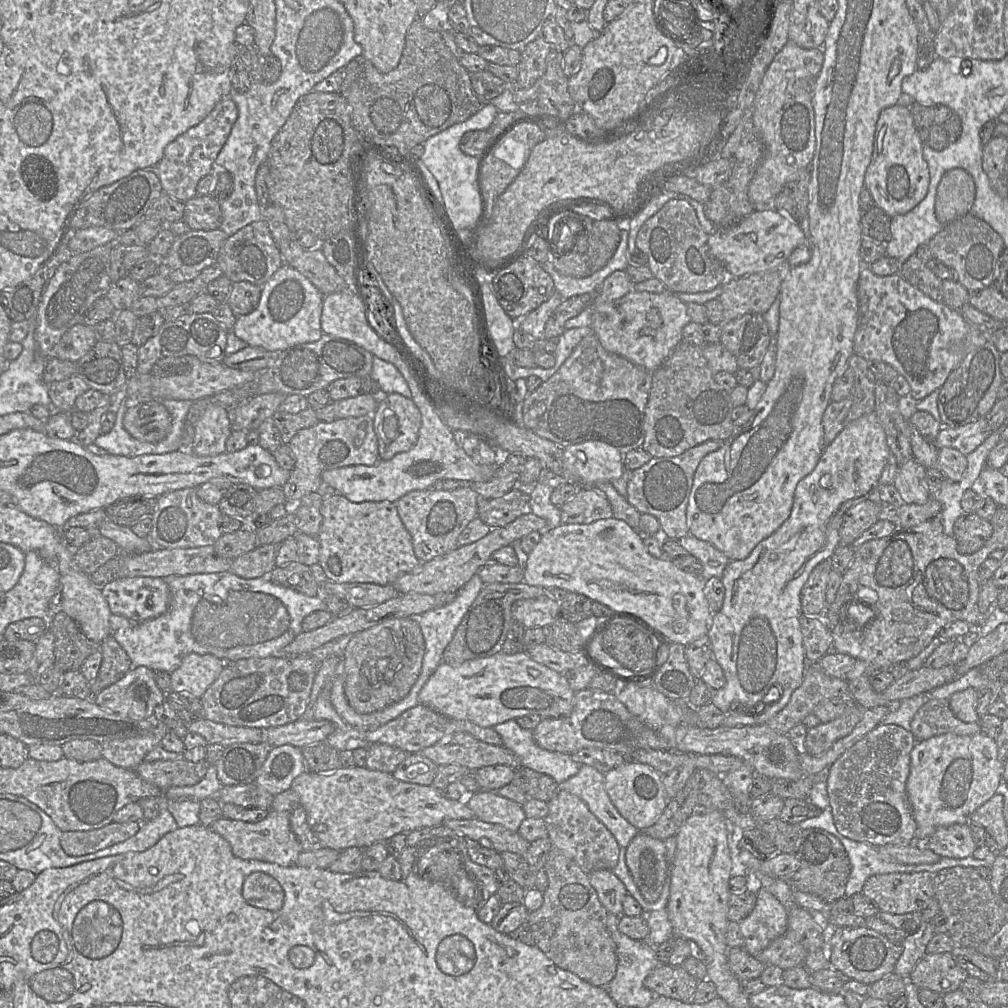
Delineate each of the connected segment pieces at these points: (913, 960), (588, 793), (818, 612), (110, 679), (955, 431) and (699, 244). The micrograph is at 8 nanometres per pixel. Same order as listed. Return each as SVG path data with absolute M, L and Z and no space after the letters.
M922 921L919 929L902 942L903 953L894 973L908 979L917 963L927 954L926 948L935 935L931 922Z
M582 764L578 773L558 784L559 790L576 795L590 812L612 833L620 847L627 848L639 830L630 824L611 802L604 788L604 775Z
M828 560L820 562L810 573L801 590L802 614L808 616L821 616L828 604L825 600L825 591L831 571Z
M112 635L103 639L99 644L99 651L102 661L96 679L89 685L90 699L120 680L130 670L131 665L129 656Z
M985 417L957 428L942 426L933 444L937 449L953 448L965 456L977 449L991 434Z
M672 199L650 217L640 228L636 237L636 247L648 256L648 267L655 278L659 279L673 293L698 293L711 291L722 286L727 279L727 270L711 254L708 246L709 234L701 227L694 208L686 200Z

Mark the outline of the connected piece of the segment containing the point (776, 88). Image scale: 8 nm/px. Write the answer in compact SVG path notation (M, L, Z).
M788 41L764 73L752 105L753 123L764 145L763 159L748 188L754 210L774 208L772 201L784 185L812 163L816 146L812 97L823 60L822 48L805 49Z

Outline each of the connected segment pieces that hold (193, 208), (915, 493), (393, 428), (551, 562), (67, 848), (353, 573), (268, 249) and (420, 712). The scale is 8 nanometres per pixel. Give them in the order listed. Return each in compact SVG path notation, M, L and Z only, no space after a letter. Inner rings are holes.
M196 195L187 200L183 220L191 230L214 230L220 228L222 211L220 202L211 195Z
M914 458L898 466L893 485L903 503L924 504L928 501L931 494L925 485L925 472L926 468Z
M399 393L382 395L373 413L380 460L407 452L417 442L422 419L412 399Z
M611 517L601 519L590 524L561 524L555 528L545 530L539 543L528 554L526 566L524 569L523 582L530 586L539 586L543 588L565 589L572 593L583 594L592 601L599 602L613 611L629 611L645 621L653 630L664 636L667 642L679 643L684 646L698 640L708 633L713 613L709 609L708 601L704 595L704 580L696 575L687 573L679 569L670 559L665 557L653 557L643 544L643 535L631 528L623 520Z
M111 822L102 828L89 831L65 831L60 844L67 855L82 856L121 843L134 836L141 822Z
M331 493L322 500L321 515L318 563L330 581L383 586L421 567L422 562L414 553L411 536L394 503L386 500L353 503L341 494Z
M261 219L241 228L225 240L217 262L223 274L232 283L247 281L262 286L284 264L283 257L270 233L267 223Z
M417 704L416 706L406 710L398 717L389 722L367 732L365 739L370 743L388 744L406 751L408 754L421 752L424 748L432 746L442 739L457 733L467 732L473 737L487 744L500 746L502 739L492 727L481 727L466 720L456 720L448 718L431 708Z

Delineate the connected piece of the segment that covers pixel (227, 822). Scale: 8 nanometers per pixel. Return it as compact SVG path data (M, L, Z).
M269 810L265 819L255 823L221 817L210 828L228 841L235 856L244 860L259 860L289 867L296 865L302 852L301 845L291 830L288 812Z

